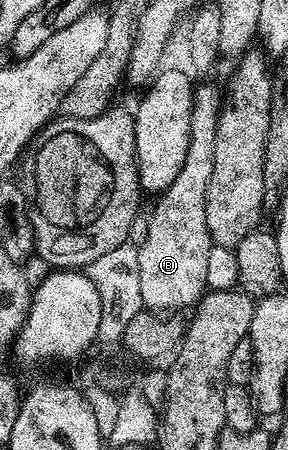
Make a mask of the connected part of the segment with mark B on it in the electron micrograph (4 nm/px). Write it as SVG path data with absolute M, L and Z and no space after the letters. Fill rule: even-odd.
M215 84L194 85L193 110L189 122L189 151L173 186L158 197L155 213L147 224L143 241L138 241L137 271L141 273L141 298L147 310L184 310L199 303L208 291L205 269L211 249L209 226L205 222L205 190L213 175L213 146L217 142L219 111L224 93Z

